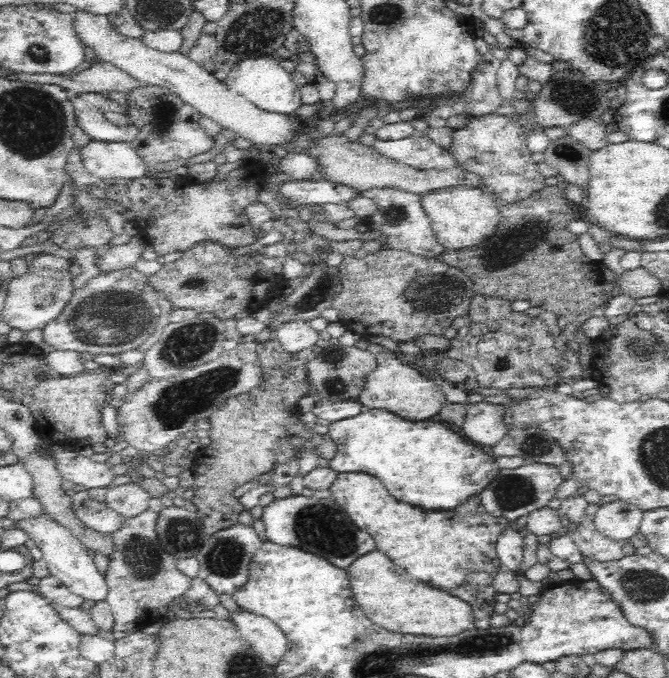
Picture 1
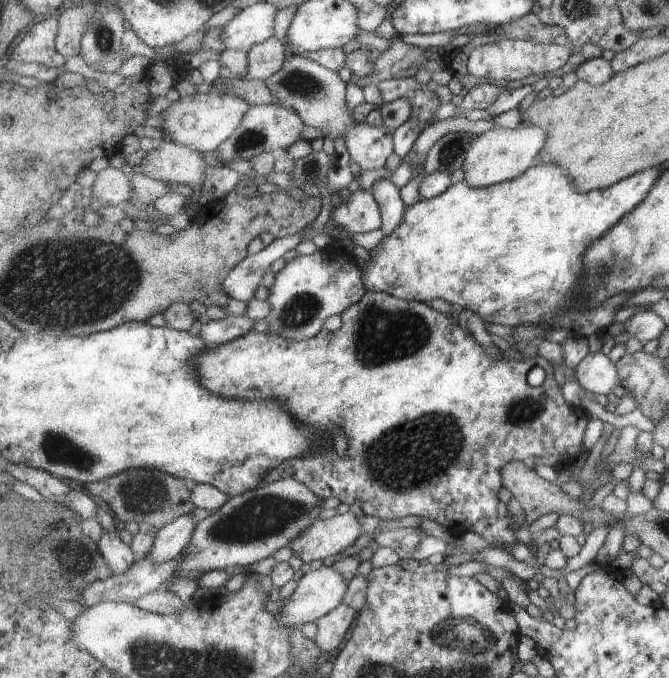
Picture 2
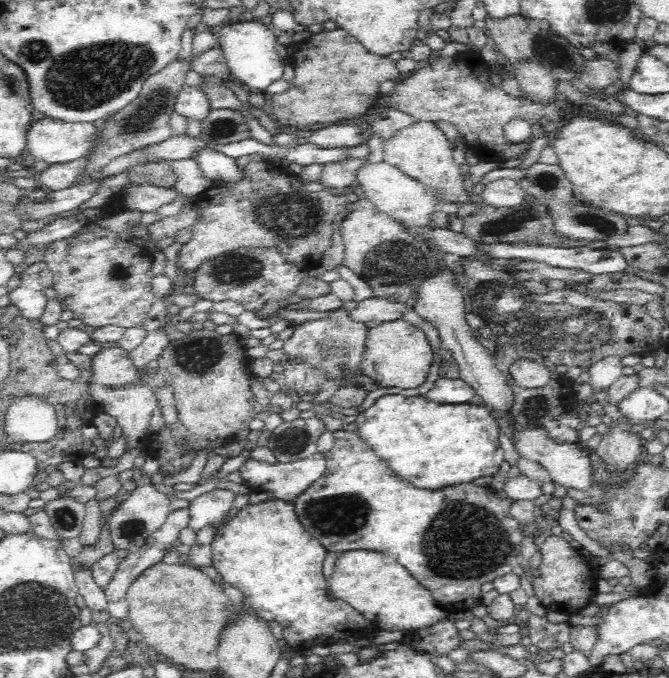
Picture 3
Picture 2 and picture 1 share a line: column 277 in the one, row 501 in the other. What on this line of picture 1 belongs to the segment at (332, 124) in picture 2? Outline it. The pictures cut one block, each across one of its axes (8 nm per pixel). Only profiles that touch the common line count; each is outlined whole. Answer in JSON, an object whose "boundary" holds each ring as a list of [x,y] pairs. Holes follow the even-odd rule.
{"boundary":[[[87,490],[76,492],[72,496],[72,503],[74,504],[74,513],[80,520],[92,530],[104,534],[112,534],[118,528],[122,528],[124,518],[111,510],[105,502],[97,502],[86,494]]]}

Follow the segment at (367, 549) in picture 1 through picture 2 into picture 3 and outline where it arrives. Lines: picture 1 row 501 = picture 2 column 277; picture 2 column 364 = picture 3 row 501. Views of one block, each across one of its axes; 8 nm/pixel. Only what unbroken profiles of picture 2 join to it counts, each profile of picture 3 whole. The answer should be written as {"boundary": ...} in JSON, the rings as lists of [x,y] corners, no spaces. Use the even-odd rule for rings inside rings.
{"boundary":[[[317,452],[310,459],[294,460],[293,462],[269,464],[248,458],[239,471],[243,483],[251,488],[251,492],[268,492],[272,501],[282,501],[292,506],[306,493],[310,485],[316,483],[326,471],[326,460],[322,453]]]}

